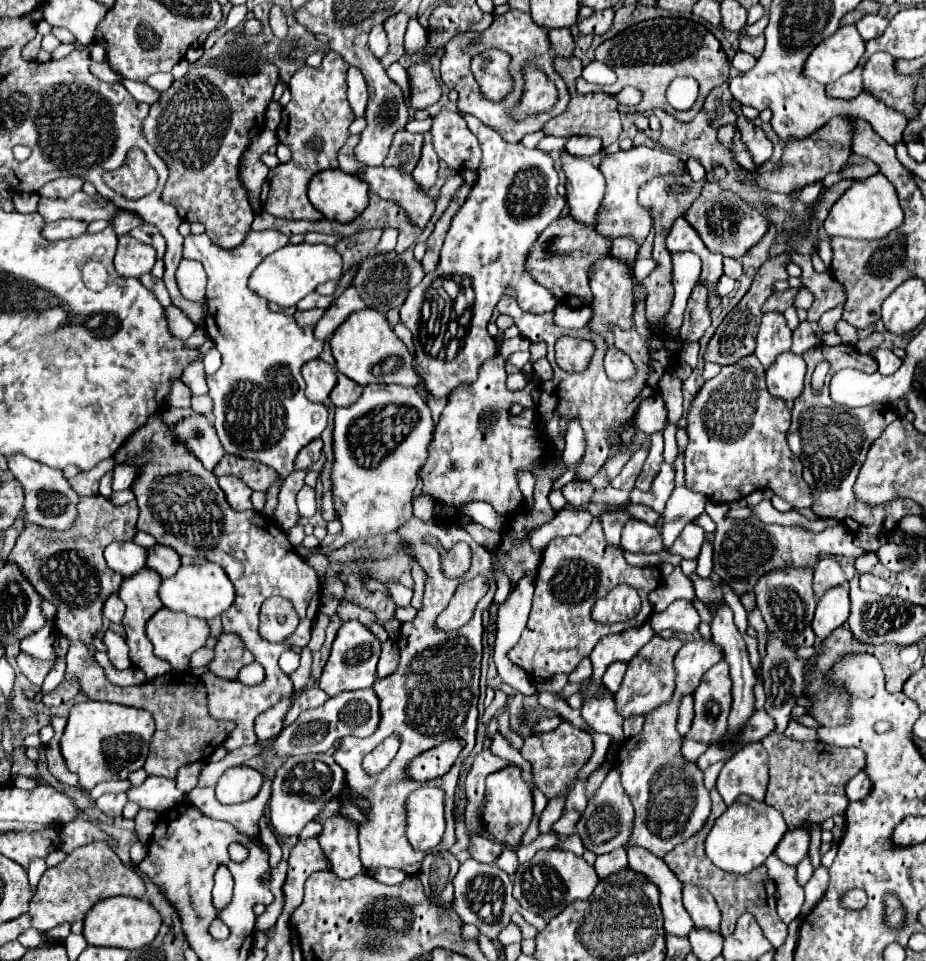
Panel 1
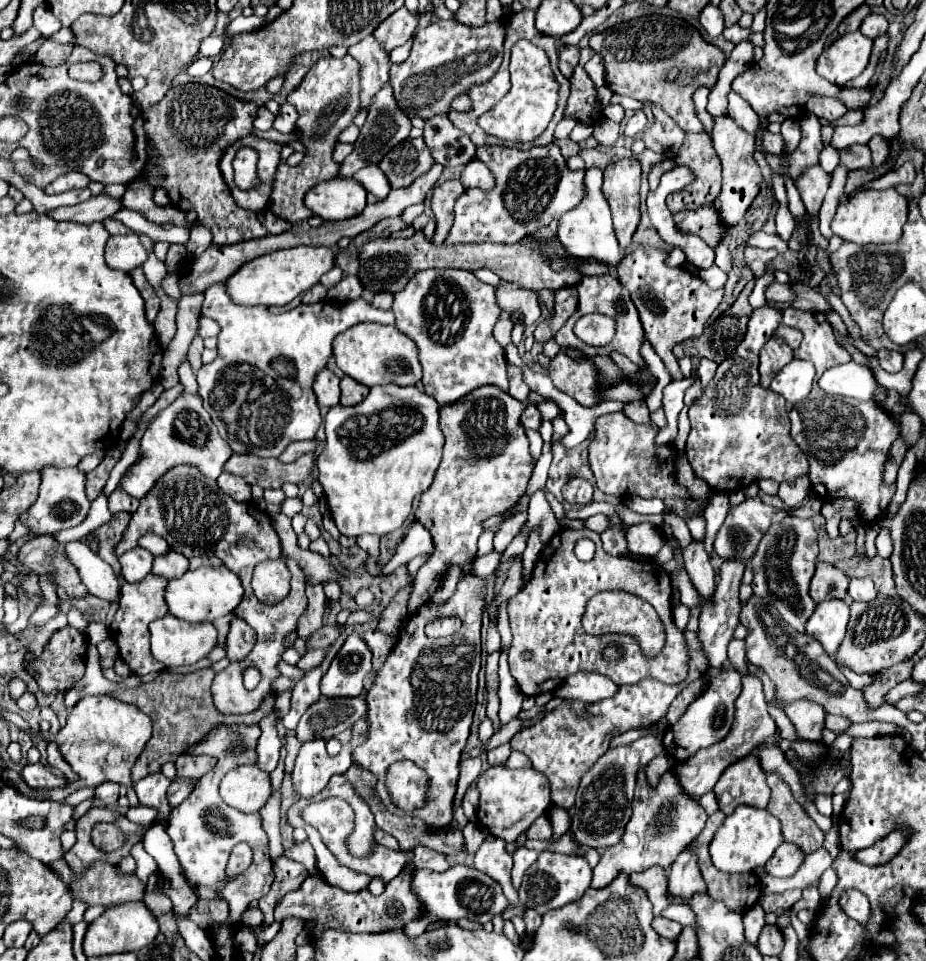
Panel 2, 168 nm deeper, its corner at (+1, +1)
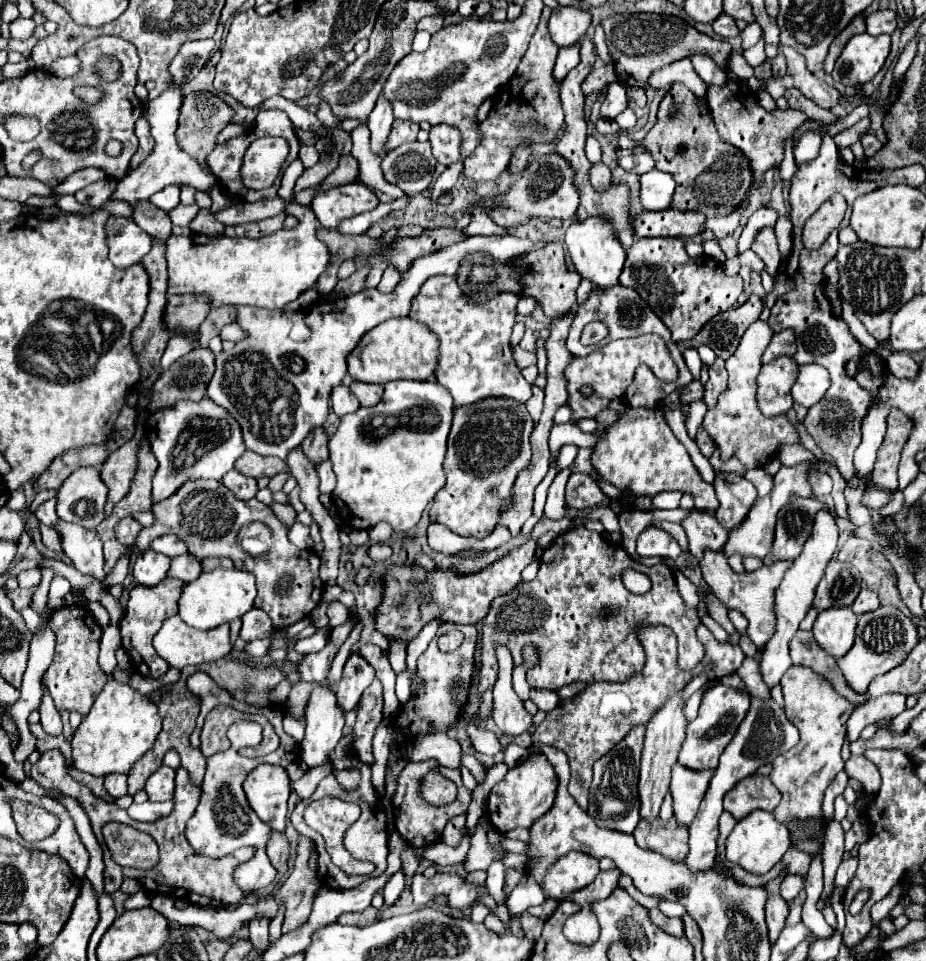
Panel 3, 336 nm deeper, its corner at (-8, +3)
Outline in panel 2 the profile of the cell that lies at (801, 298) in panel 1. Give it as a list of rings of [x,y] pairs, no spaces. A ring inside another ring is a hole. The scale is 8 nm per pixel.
[[[773,281],[767,291],[765,291],[765,297],[767,301],[775,301],[775,303],[789,303],[795,299],[795,293],[791,291],[789,285],[781,285],[777,281]]]

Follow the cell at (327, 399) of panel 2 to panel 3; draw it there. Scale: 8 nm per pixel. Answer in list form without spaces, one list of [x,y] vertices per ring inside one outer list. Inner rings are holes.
[[[338,385],[332,389],[332,395],[330,395],[330,401],[332,401],[332,409],[336,415],[348,415],[348,413],[354,413],[360,403],[358,399],[352,395],[352,391],[346,387],[346,385]]]

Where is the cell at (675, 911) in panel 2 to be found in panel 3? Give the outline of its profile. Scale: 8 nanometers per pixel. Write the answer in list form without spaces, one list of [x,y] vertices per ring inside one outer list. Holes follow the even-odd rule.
[[[662,901],[660,905],[658,905],[658,909],[664,913],[664,915],[668,915],[668,917],[682,917],[686,911],[684,911],[684,907],[680,907],[680,903],[672,903],[672,901]]]

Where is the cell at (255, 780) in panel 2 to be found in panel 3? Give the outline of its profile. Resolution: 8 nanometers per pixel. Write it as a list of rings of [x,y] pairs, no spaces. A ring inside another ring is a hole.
[[[258,765],[244,779],[244,793],[258,817],[264,819],[274,831],[284,834],[290,797],[286,769],[276,765]]]

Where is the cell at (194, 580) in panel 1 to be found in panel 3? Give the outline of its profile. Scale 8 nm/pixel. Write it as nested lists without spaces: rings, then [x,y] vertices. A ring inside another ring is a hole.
[[[212,569],[204,571],[198,579],[184,585],[178,603],[180,607],[178,615],[190,627],[214,629],[222,623],[232,623],[234,619],[250,611],[254,607],[254,597],[256,597],[256,577],[252,573],[240,569]]]

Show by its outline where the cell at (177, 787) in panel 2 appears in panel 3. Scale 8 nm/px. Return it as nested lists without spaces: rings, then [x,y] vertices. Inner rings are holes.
[[[146,801],[146,803],[132,803],[128,807],[128,815],[132,819],[138,819],[138,821],[158,821],[166,815],[170,815],[174,807],[174,801],[164,801],[164,803],[152,803],[152,801]]]

